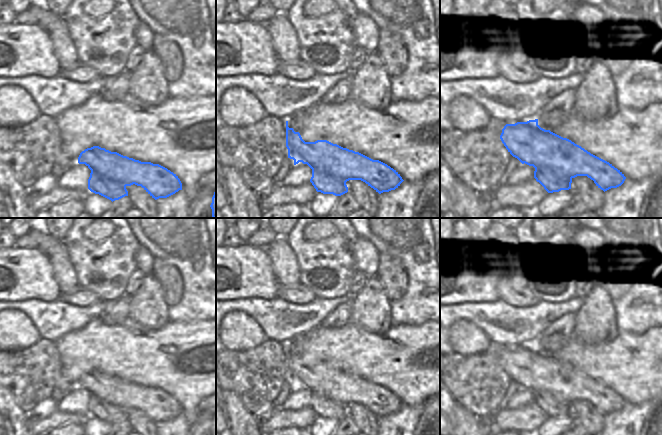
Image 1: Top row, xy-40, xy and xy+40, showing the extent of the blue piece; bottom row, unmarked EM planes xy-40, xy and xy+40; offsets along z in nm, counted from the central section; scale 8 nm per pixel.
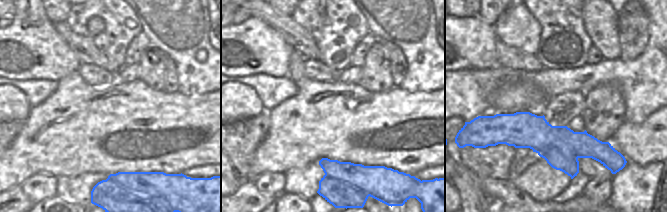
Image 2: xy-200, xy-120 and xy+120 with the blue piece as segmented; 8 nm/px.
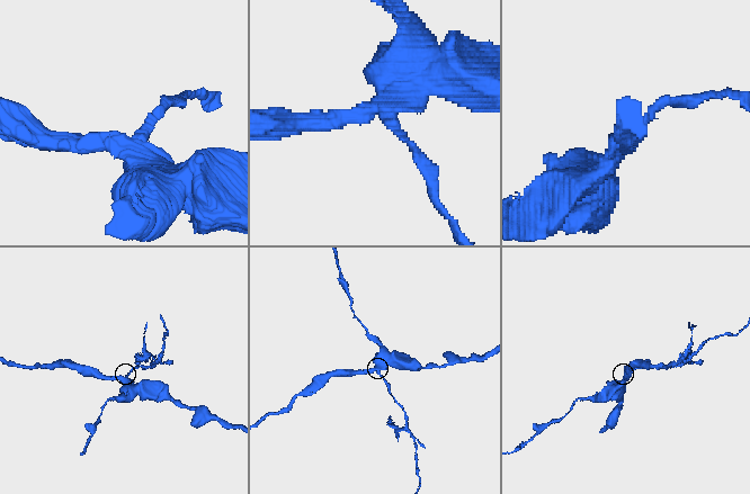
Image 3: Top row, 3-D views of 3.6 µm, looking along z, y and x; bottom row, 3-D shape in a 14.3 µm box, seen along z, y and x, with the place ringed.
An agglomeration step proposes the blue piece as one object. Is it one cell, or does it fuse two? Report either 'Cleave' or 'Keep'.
Cleave

